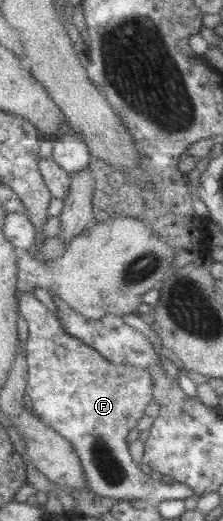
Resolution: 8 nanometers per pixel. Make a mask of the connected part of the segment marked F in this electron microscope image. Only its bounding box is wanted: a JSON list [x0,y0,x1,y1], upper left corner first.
[18,290,197,503]

